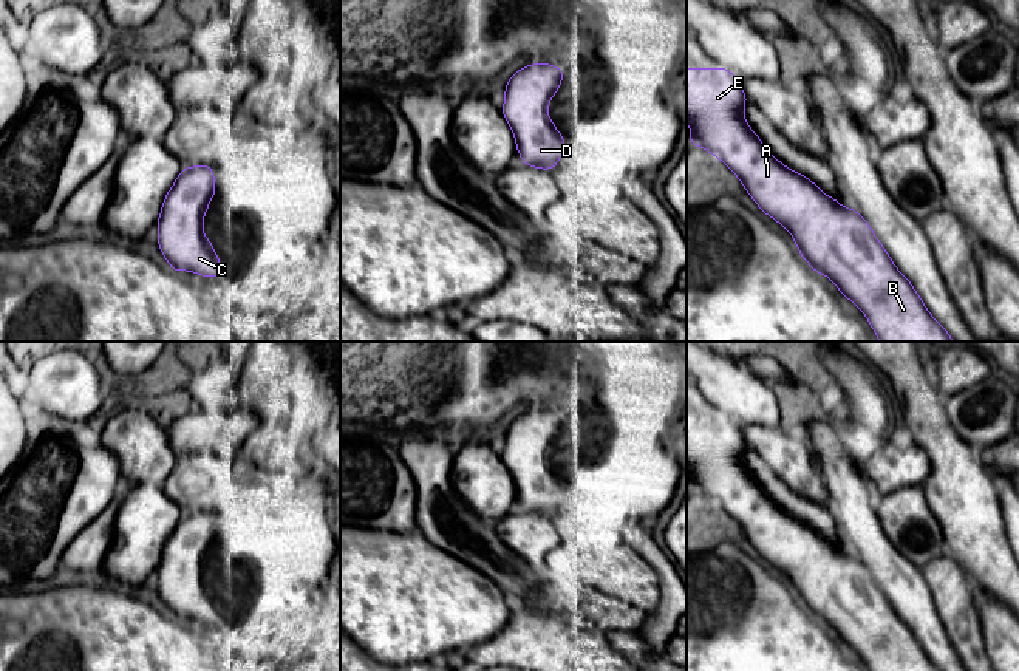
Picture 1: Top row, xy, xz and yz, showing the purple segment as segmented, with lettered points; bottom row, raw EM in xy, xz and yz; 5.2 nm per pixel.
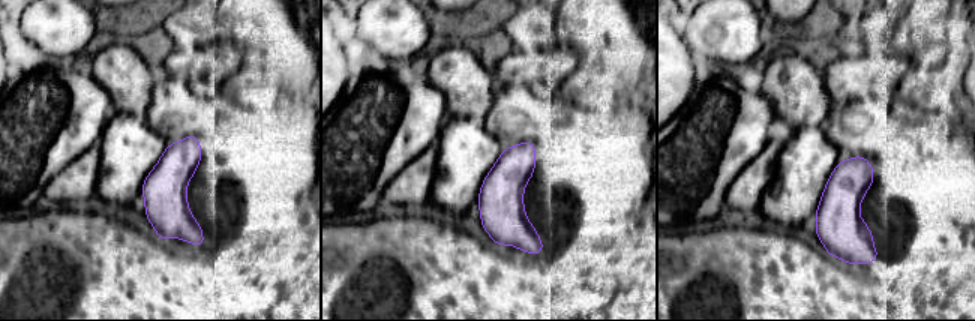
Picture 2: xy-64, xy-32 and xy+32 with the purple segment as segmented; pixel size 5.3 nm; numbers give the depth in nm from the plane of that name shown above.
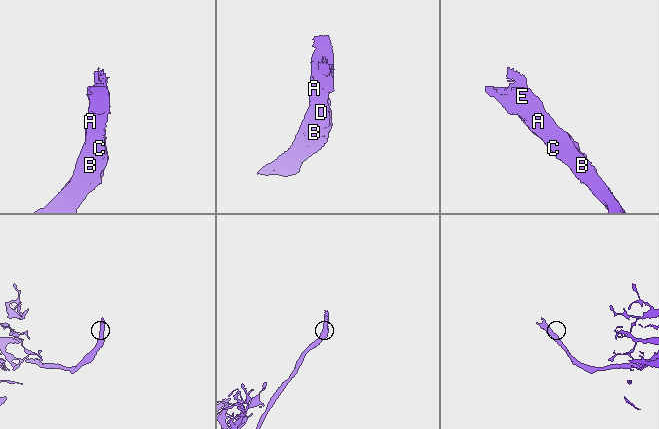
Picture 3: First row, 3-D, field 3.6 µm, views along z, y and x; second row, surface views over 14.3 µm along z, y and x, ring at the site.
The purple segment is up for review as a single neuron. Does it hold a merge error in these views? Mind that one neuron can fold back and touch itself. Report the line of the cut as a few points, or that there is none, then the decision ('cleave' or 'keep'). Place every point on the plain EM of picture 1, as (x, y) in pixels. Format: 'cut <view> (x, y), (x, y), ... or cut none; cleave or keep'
cut none; keep

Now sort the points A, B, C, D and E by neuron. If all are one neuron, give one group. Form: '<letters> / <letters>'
A B C D E

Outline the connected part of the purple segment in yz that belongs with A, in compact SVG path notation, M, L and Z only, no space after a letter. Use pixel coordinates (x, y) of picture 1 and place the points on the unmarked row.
M687 414L688 490L717 502L741 526L759 555L792 580L807 611L820 622L827 622L871 671L940 671L895 614L867 566L824 541L815 529L781 510L764 493L744 464L747 448L741 427L728 414Z

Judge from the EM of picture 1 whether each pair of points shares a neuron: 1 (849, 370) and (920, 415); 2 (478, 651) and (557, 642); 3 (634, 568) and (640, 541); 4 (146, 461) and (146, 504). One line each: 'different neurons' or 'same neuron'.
1: different neurons
2: same neuron
3: different neurons
4: different neurons

